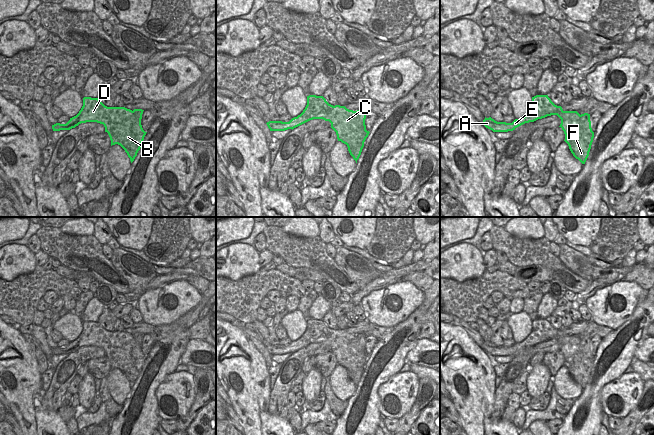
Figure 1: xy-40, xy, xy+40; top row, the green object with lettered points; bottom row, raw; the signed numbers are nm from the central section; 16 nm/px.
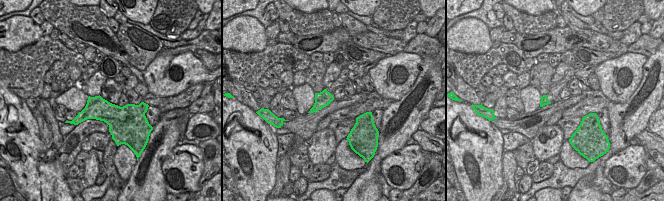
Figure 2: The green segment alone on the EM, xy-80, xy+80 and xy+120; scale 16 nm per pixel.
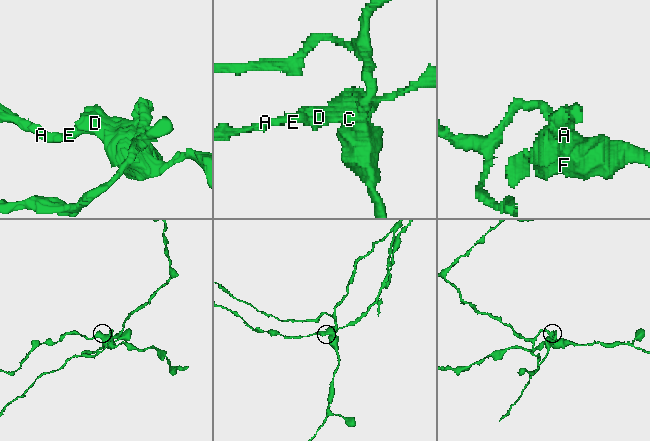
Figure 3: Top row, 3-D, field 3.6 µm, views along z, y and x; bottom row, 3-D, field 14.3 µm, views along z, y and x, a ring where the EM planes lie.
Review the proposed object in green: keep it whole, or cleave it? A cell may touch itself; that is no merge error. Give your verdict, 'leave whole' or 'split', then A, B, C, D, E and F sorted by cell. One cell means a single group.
split | A B C D E / F

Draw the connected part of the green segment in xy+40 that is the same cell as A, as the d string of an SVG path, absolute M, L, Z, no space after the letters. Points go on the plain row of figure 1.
M536 319L532 321L532 332L520 343L515 343L512 347L497 346L491 341L483 344L483 349L493 356L513 355L517 351L534 346L547 340L557 339L561 343L559 351L562 352L565 362L573 361L573 358L580 351L581 339L577 335L564 335L561 330L555 329L548 319Z

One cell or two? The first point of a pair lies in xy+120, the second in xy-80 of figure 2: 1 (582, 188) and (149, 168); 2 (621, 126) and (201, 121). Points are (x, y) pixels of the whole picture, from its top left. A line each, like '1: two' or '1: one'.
1: one
2: two

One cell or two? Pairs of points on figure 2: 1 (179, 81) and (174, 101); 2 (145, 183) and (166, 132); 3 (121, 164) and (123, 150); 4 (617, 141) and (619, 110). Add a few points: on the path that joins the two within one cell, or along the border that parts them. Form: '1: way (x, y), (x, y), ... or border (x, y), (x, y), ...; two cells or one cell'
1: border (197, 83), (188, 86), (175, 95), (166, 97); two cells
2: way (148, 170), (151, 158), (160, 145); one cell
3: way (123, 161), (123, 153); one cell
4: way (618, 133), (618, 118); one cell

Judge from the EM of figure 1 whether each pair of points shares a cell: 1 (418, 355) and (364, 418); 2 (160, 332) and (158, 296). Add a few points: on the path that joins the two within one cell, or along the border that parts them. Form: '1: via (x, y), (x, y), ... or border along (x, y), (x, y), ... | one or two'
1: border along (417, 341), (407, 353), (405, 362) | two
2: border along (182, 315), (170, 323), (155, 326) | two

